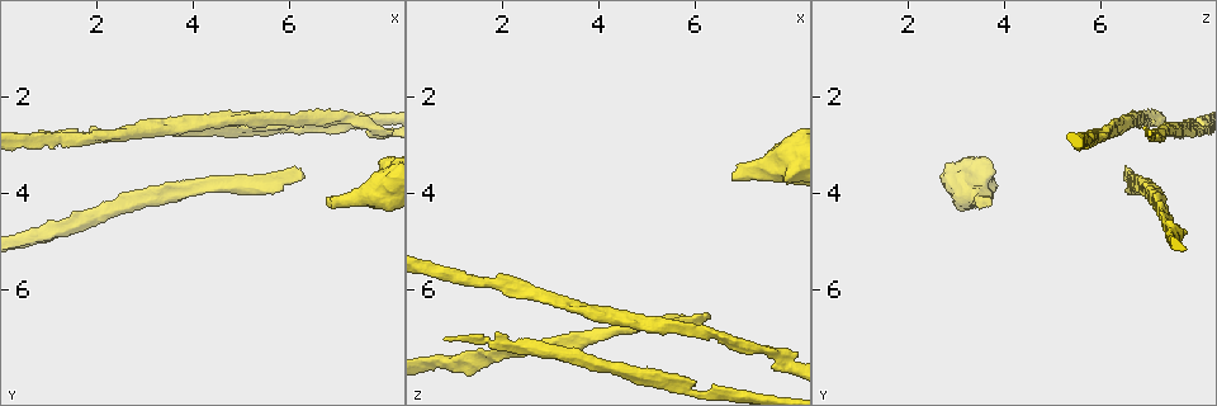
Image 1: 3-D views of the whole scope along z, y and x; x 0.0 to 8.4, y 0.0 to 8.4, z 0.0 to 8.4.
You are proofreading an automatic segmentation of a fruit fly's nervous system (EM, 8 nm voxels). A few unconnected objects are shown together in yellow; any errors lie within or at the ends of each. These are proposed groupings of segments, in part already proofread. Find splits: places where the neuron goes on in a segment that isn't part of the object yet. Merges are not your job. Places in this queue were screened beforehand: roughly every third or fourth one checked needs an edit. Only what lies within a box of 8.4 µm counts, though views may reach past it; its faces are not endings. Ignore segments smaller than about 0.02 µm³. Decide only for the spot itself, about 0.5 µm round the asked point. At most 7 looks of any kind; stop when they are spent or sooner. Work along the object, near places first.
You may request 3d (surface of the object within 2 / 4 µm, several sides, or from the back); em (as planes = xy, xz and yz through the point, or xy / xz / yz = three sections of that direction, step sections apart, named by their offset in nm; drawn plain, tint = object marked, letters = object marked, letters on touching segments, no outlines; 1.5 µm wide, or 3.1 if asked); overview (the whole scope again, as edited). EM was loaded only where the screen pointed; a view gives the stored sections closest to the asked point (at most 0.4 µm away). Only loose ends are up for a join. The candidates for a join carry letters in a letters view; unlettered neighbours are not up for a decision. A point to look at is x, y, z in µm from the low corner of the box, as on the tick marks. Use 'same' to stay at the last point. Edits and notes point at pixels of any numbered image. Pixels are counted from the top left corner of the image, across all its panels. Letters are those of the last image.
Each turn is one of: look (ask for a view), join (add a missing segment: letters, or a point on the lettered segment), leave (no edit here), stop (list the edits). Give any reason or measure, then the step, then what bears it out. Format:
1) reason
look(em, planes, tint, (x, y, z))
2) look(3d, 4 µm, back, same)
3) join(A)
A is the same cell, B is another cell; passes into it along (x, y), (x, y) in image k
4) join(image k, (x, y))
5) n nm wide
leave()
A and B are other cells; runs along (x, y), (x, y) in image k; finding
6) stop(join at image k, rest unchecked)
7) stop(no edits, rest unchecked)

look(em, yz, step 4, letters, (6.20, 3.55, 6.50))

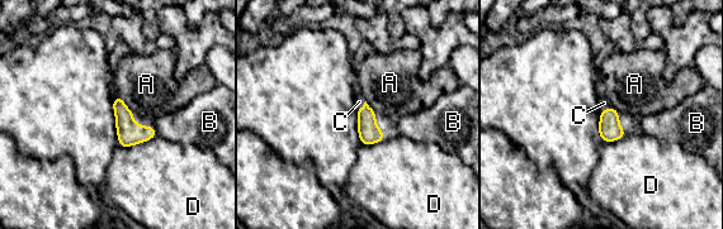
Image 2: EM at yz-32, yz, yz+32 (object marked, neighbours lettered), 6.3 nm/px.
another direction
look(em, xz, step 4, letters, same)

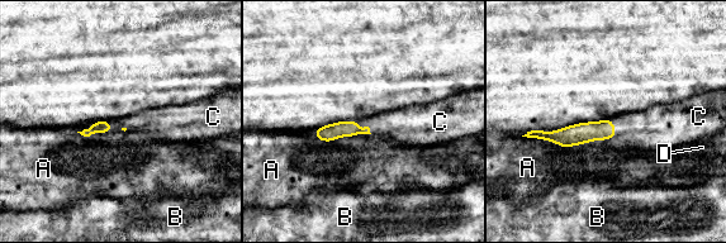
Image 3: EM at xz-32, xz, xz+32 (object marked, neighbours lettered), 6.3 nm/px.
join(C)
C is the same cell, A, B and D are other cells; passes into it along (331, 132), (364, 127), (399, 120) in image 3; the neuron continues

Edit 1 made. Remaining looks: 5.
look(overview)

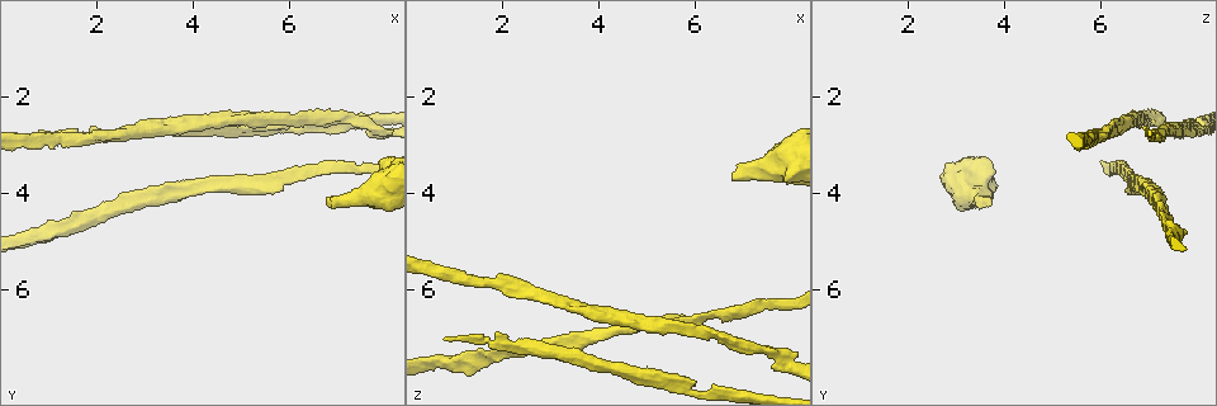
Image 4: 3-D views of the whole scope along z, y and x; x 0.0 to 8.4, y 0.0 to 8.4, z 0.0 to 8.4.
look(em, xz, step 8, tint, (6.80, 4.25, 3.75))

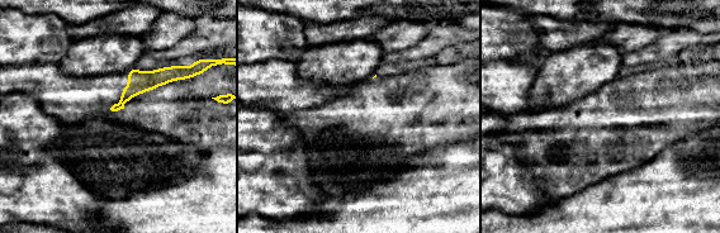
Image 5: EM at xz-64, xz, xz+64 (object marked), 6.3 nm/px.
cut it another way
look(em, planes, letters, same)

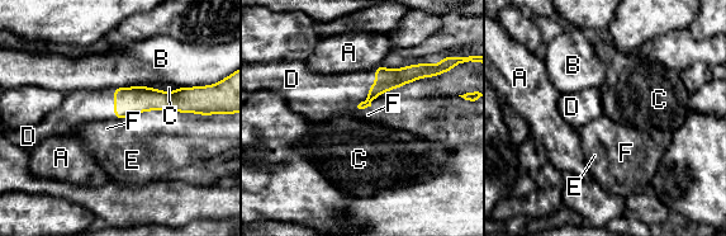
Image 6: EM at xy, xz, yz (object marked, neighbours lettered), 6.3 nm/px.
join(D)
D is the same cell, A, B, C, E and F are other cells; it goes on there

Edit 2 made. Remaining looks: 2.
stop(join at image 3, join at image 6, rest unchecked)

